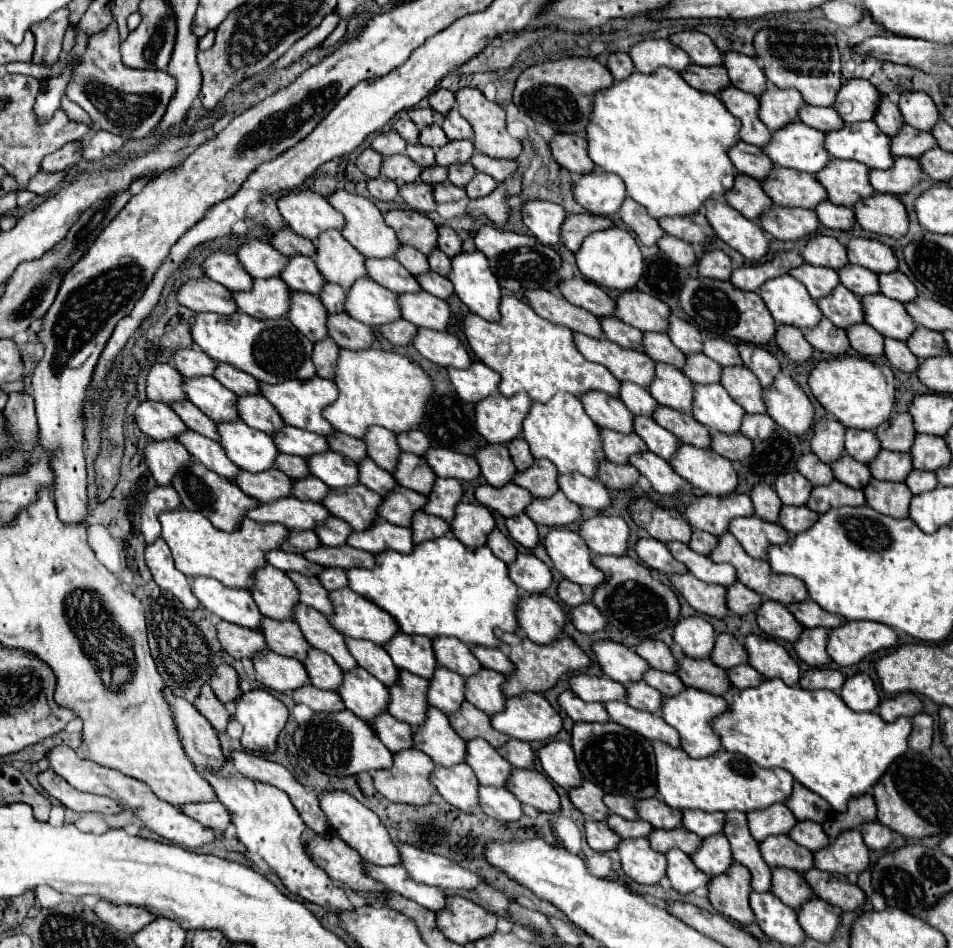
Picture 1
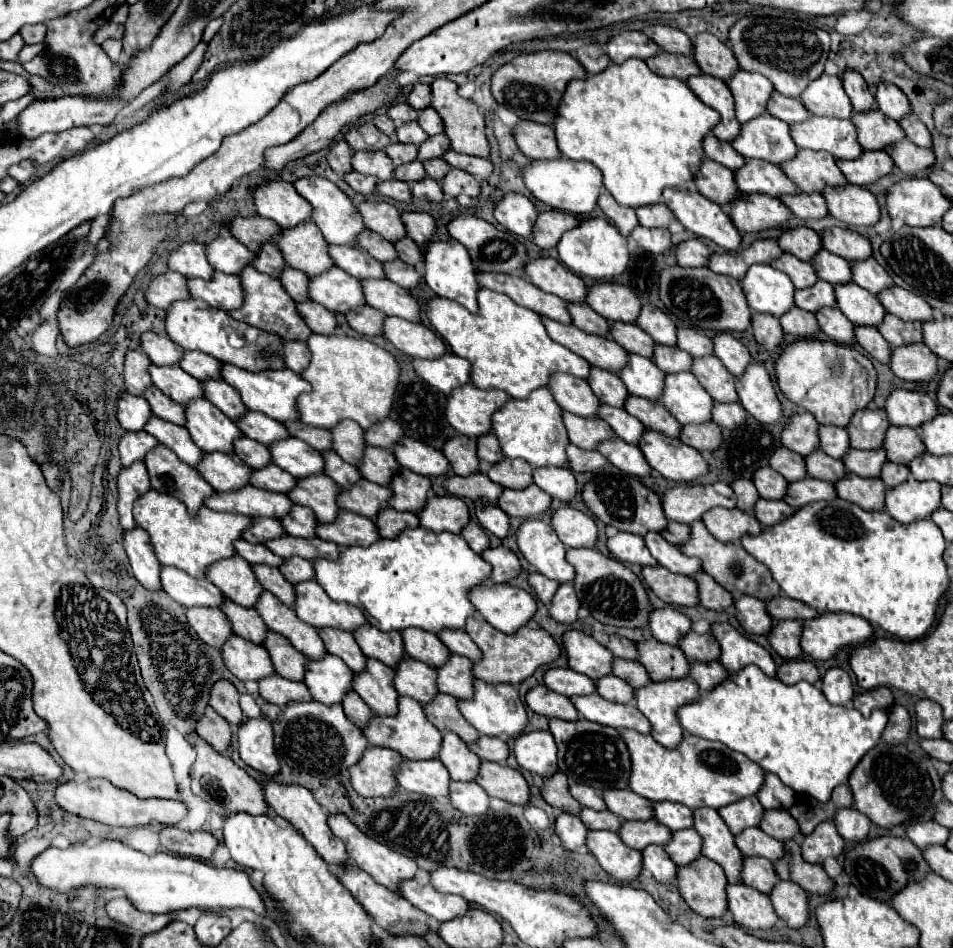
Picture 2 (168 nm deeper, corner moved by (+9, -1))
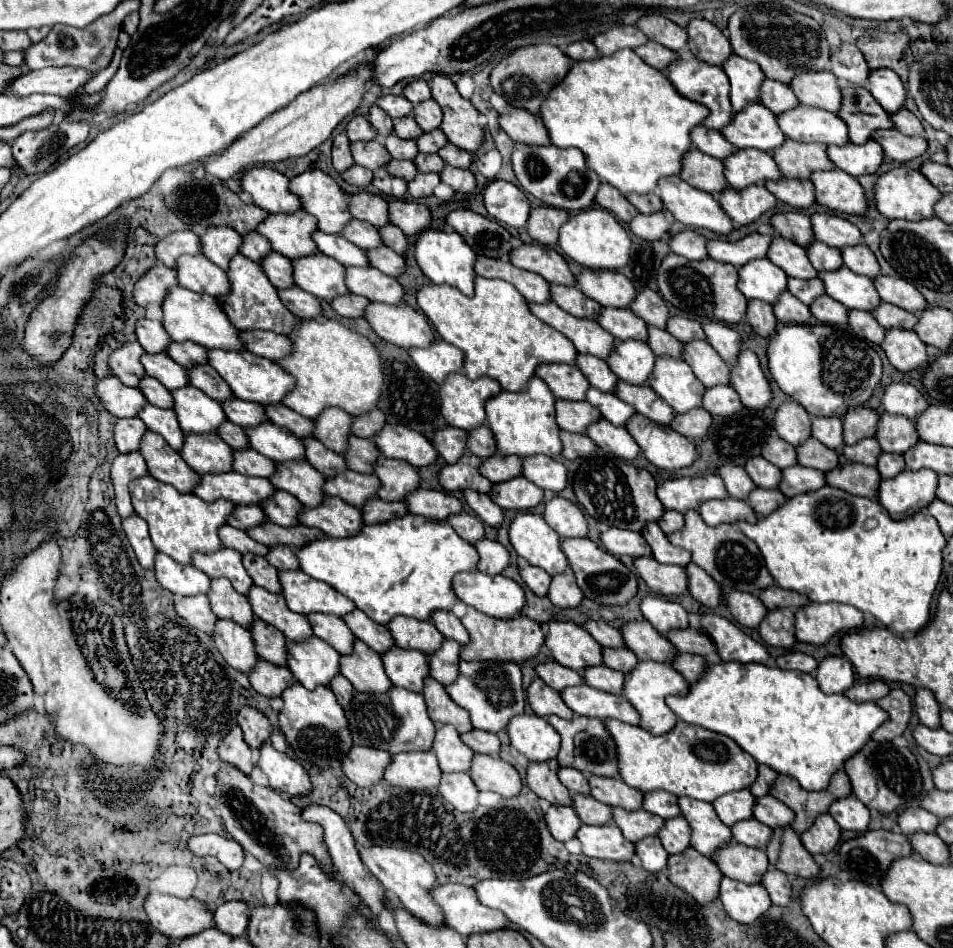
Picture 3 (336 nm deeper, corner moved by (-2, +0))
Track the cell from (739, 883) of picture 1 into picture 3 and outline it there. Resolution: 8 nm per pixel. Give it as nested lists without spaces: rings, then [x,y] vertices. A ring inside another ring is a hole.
[[[685,848],[681,854],[669,856],[667,878],[671,884],[691,894],[699,904],[707,904],[719,896],[719,882],[723,878],[715,866],[717,864],[711,858],[695,852],[693,848]]]

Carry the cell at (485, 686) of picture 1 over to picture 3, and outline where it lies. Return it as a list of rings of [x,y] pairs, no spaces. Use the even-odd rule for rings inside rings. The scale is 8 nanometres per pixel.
[[[443,640],[443,644],[427,656],[429,676],[441,682],[443,686],[455,682],[457,678],[457,662],[459,662],[459,644],[455,640]]]

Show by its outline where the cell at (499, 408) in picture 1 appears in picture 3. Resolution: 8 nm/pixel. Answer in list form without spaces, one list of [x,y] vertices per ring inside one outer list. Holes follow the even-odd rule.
[[[451,374],[439,386],[443,418],[449,426],[473,430],[485,422],[485,402],[499,392],[501,386],[497,380],[485,376],[469,380],[465,374]]]

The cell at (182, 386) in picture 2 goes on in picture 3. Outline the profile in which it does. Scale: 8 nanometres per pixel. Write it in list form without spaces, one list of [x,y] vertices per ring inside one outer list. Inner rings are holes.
[[[163,352],[159,356],[143,354],[141,364],[143,364],[147,376],[159,380],[167,390],[175,390],[175,388],[189,384],[187,382],[187,370],[183,370],[175,360],[171,360]]]

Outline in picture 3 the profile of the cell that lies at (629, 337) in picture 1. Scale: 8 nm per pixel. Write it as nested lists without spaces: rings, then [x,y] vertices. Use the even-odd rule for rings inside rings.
[[[551,284],[551,300],[577,318],[593,318],[601,308],[599,304],[595,304],[595,300],[589,300],[577,286]]]

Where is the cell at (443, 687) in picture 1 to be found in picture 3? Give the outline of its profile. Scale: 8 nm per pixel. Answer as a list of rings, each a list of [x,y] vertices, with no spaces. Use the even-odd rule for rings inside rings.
[[[393,646],[381,654],[381,662],[393,686],[405,688],[411,692],[421,692],[423,682],[429,676],[427,656],[419,650],[403,650]]]

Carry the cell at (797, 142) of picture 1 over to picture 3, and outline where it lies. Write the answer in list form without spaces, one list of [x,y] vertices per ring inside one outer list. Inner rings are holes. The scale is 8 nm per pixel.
[[[751,104],[743,112],[735,112],[731,122],[721,128],[721,134],[737,148],[757,148],[763,152],[771,152],[785,142],[775,114],[763,104]]]

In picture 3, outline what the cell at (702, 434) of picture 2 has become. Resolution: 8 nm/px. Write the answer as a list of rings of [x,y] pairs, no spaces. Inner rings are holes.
[[[695,408],[685,414],[675,414],[669,426],[675,428],[675,432],[679,432],[681,436],[701,440],[711,428],[711,414],[703,408]]]

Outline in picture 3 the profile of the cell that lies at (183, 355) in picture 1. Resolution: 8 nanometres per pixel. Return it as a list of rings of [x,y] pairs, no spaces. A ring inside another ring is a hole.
[[[147,318],[137,320],[135,336],[137,336],[137,342],[143,346],[143,350],[149,352],[149,354],[165,352],[167,344],[171,342],[171,338],[167,336],[163,324],[155,322],[155,320],[147,320]]]

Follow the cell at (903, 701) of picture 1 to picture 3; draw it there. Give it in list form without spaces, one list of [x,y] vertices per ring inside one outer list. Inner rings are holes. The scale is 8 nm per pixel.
[[[869,680],[869,682],[859,682],[859,684],[853,684],[845,696],[855,700],[855,702],[875,702],[883,696],[887,696],[889,692],[889,686],[881,680]]]

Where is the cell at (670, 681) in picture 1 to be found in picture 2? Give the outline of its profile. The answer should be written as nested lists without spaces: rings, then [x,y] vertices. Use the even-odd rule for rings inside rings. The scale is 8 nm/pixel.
[[[614,659],[614,671],[616,677],[624,679],[626,683],[630,683],[634,689],[640,689],[640,685],[648,685],[652,683],[652,679],[648,677],[648,671],[644,671],[642,665],[638,665],[638,661],[626,661],[626,659]]]

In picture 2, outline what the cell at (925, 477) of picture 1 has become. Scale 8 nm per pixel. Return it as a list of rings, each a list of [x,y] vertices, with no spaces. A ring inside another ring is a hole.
[[[886,463],[886,465],[882,467],[882,475],[880,475],[880,479],[886,483],[886,487],[902,485],[904,481],[908,481],[908,477],[910,477],[908,467],[896,465],[896,463]]]

